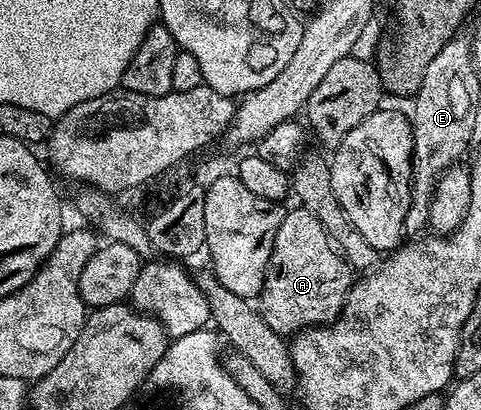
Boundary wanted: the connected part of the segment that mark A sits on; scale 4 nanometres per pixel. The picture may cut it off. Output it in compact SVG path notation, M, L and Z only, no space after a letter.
M294 206L283 215L276 230L256 309L273 331L297 334L304 328L333 324L342 313L351 283L352 269L334 247L324 226L307 208Z

